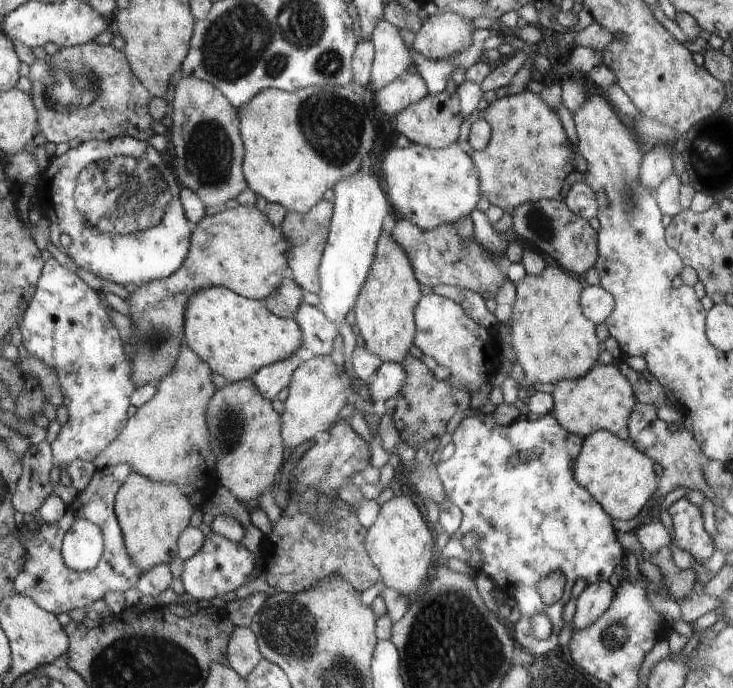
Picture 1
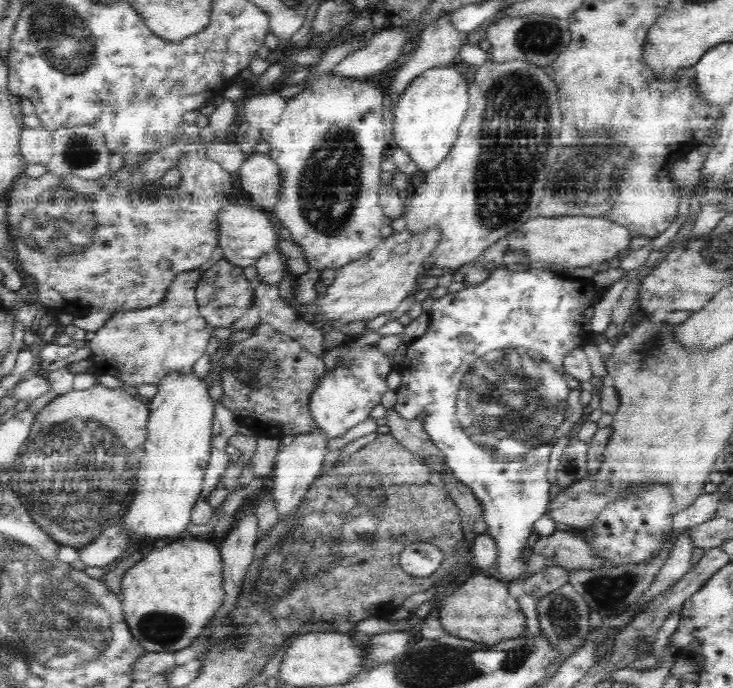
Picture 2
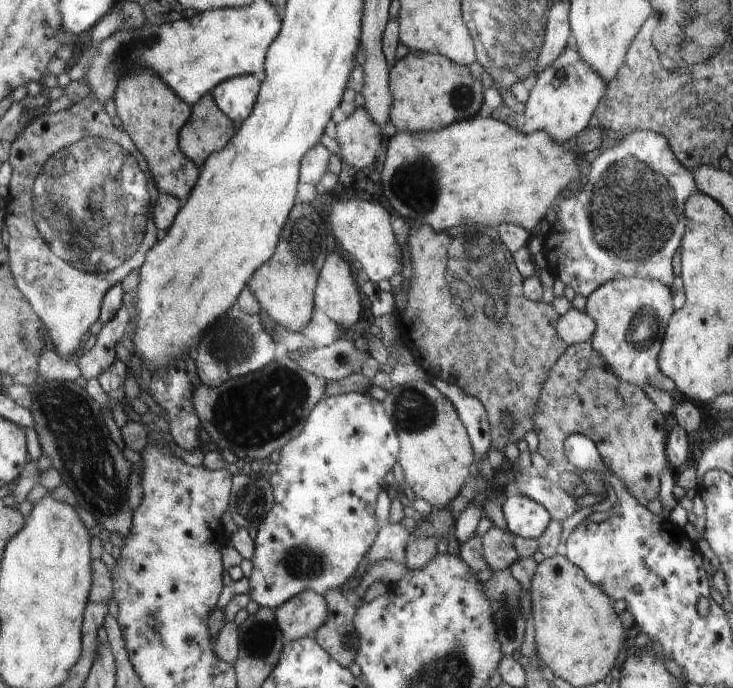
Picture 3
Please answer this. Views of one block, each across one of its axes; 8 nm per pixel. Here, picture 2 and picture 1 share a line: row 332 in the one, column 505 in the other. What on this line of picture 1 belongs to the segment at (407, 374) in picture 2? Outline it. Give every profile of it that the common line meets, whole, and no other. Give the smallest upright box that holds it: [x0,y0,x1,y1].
[436,413,622,657]

